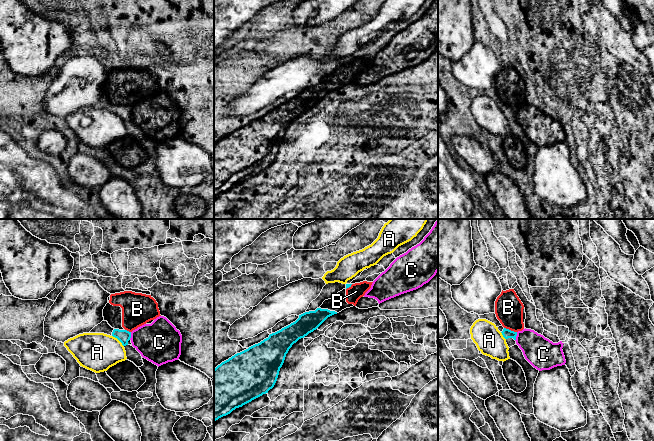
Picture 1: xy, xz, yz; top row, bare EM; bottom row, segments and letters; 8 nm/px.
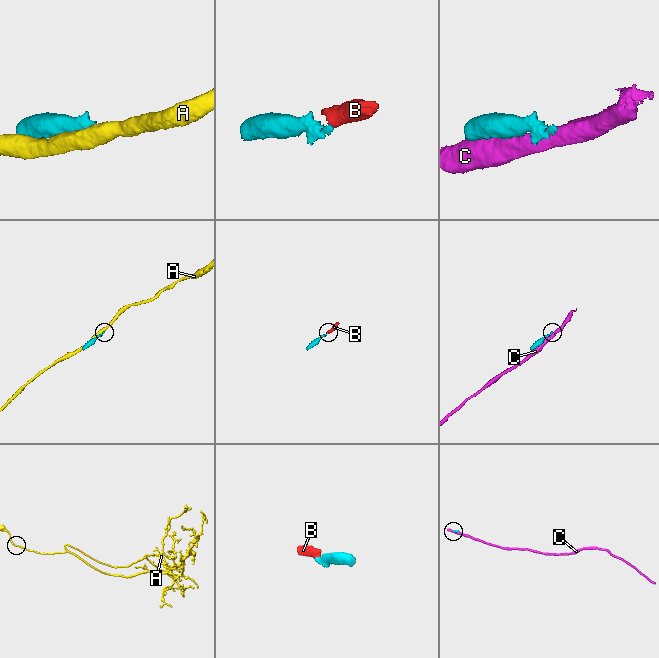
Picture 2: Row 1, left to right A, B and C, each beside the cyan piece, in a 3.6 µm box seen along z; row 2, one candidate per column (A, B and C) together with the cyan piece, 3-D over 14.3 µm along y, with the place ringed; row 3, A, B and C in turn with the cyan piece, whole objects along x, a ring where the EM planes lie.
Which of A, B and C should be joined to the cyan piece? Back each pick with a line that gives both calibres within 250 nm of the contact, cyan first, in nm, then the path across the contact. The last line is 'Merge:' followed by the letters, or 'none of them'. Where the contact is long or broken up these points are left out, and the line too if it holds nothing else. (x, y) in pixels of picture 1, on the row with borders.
B: 70/220 nm | across yz (506, 333), (510, 330), (508, 307)
Merge: B

